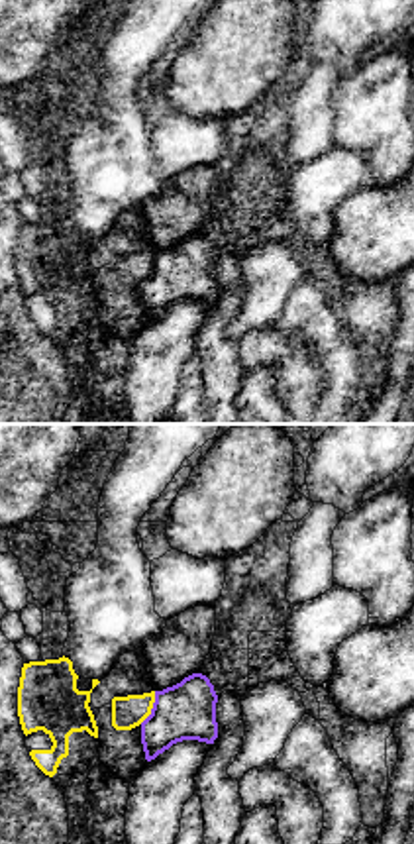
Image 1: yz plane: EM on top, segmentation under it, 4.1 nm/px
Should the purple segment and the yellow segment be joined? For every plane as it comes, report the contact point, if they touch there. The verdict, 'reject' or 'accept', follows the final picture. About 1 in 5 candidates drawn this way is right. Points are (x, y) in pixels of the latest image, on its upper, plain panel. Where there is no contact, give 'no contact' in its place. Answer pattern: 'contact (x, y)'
contact (154, 267)

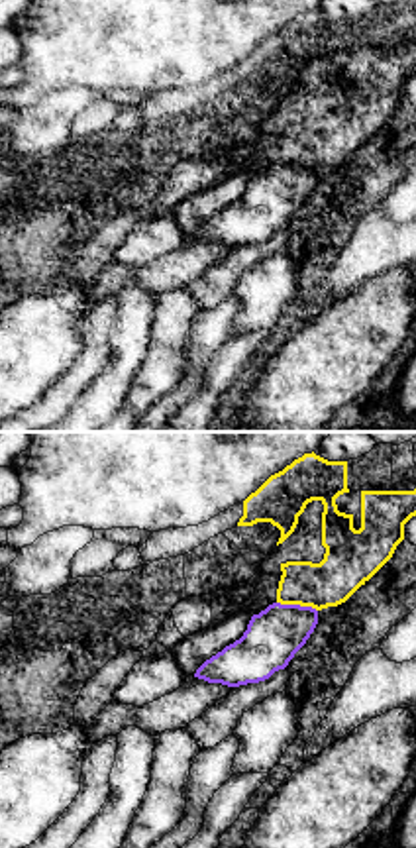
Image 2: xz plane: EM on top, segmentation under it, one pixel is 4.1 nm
contact (297, 165)

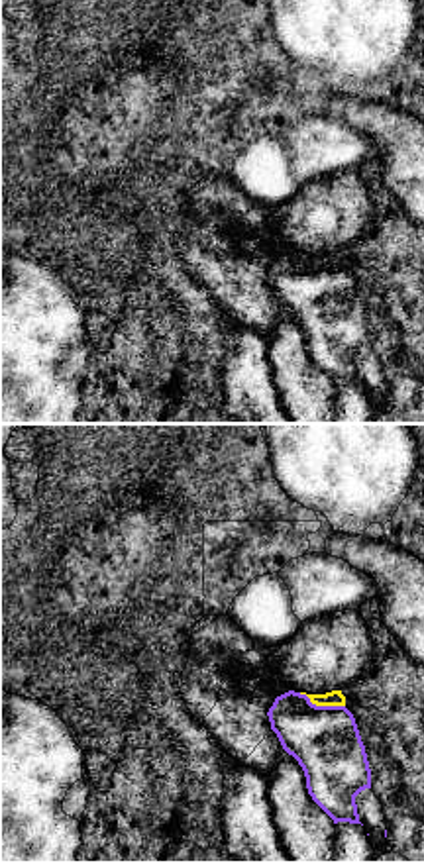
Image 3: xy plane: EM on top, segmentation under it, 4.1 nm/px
contact (322, 267)

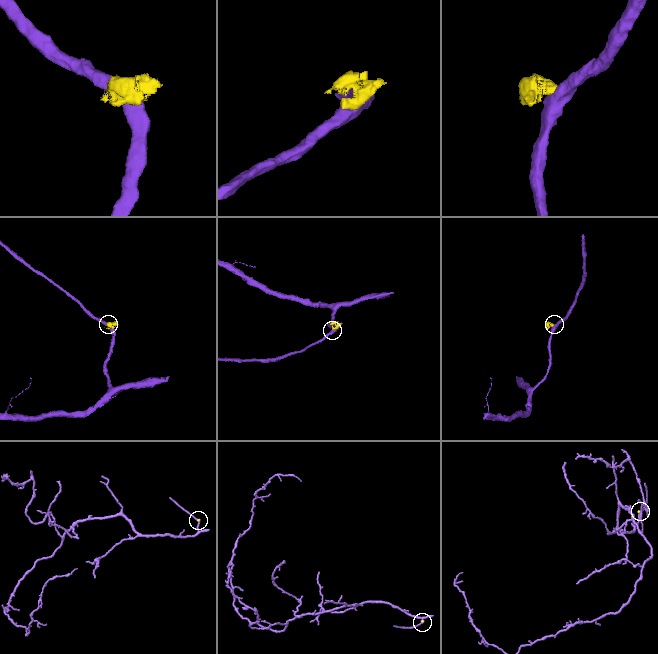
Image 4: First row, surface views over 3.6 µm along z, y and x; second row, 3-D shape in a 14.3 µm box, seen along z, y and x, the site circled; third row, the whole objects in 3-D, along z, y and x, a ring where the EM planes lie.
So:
reject

